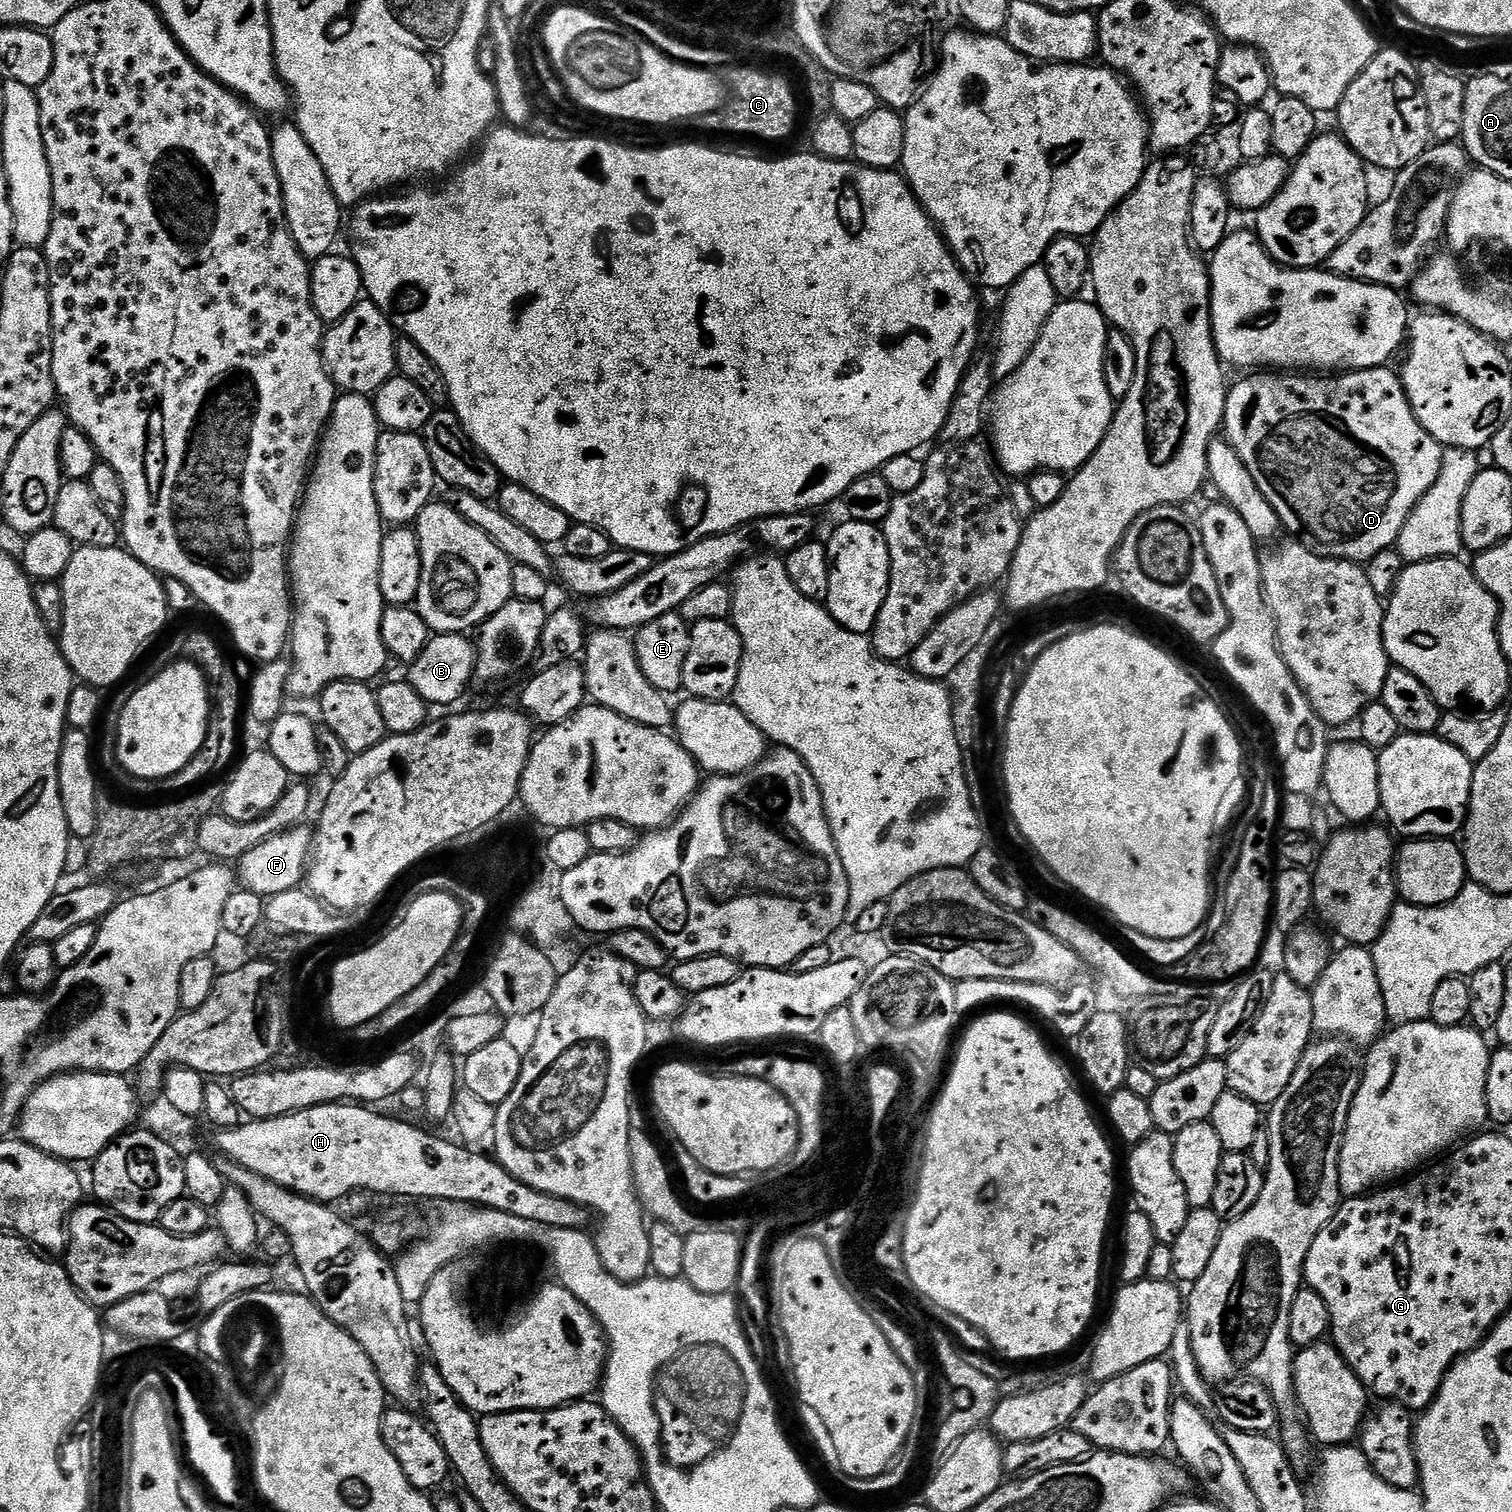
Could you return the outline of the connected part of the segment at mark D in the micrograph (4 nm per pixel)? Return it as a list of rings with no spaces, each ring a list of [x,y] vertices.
[[[1391,367],[1366,368],[1359,372],[1345,371],[1343,374],[1324,374],[1319,380],[1316,374],[1248,374],[1245,380],[1234,383],[1228,389],[1226,410],[1222,425],[1223,435],[1229,444],[1234,446],[1238,458],[1254,474],[1254,482],[1258,482],[1258,490],[1266,494],[1266,502],[1274,506],[1281,525],[1289,532],[1289,537],[1305,544],[1320,556],[1333,556],[1336,560],[1367,562],[1374,554],[1393,547],[1400,536],[1402,526],[1408,515],[1414,510],[1416,503],[1423,498],[1426,490],[1434,486],[1438,474],[1442,470],[1444,445],[1427,432],[1418,422],[1414,410],[1408,401],[1403,379],[1391,372]]]

